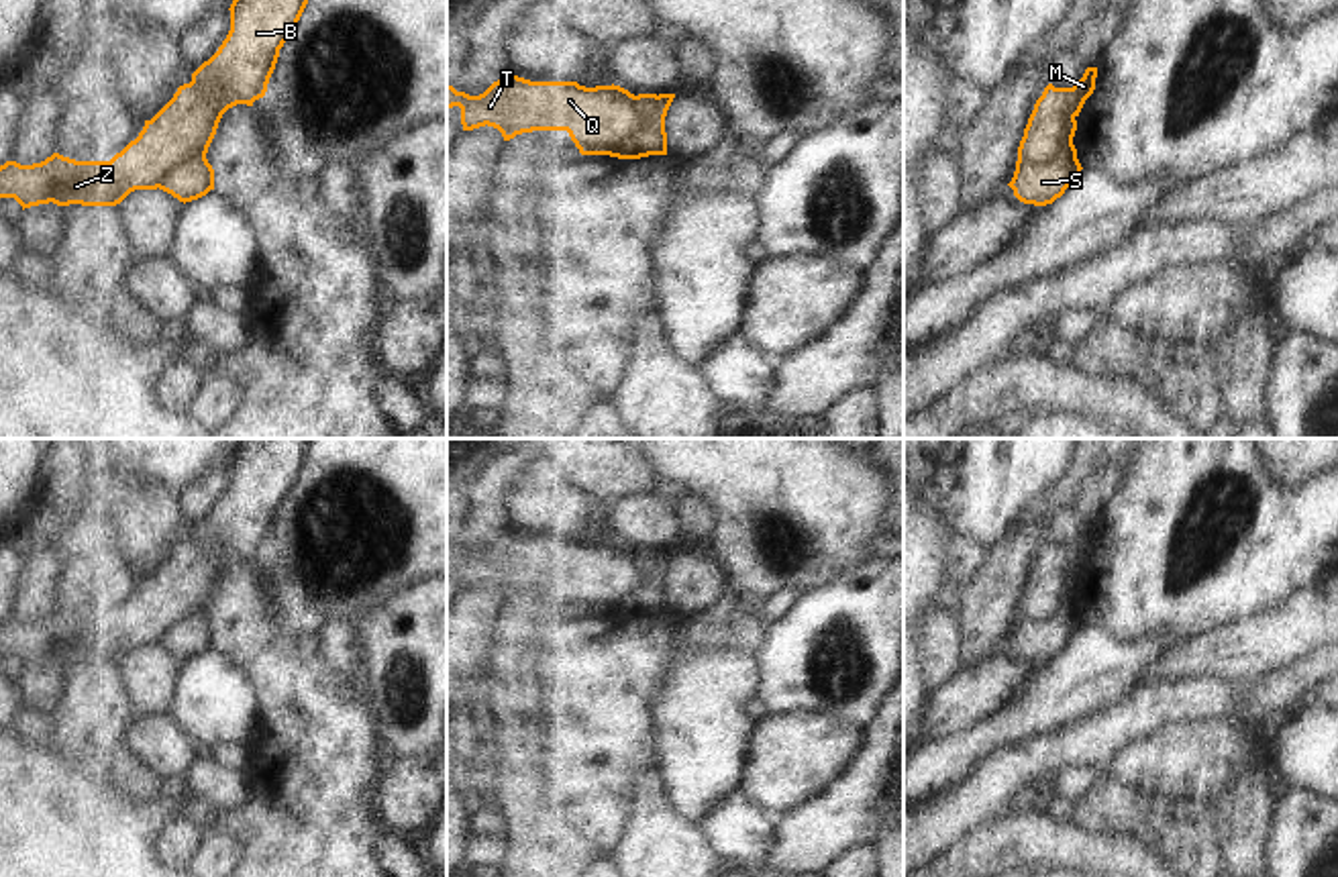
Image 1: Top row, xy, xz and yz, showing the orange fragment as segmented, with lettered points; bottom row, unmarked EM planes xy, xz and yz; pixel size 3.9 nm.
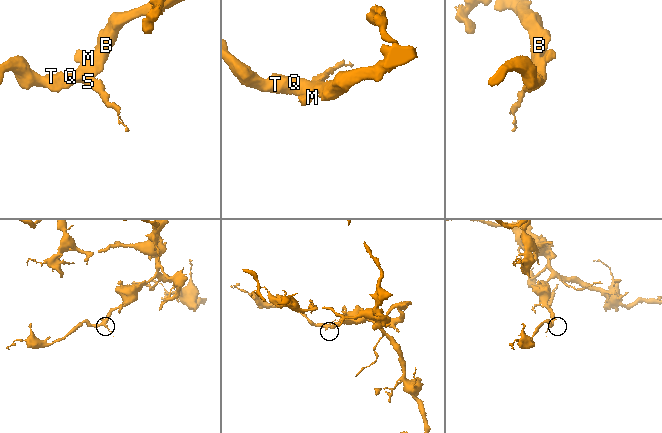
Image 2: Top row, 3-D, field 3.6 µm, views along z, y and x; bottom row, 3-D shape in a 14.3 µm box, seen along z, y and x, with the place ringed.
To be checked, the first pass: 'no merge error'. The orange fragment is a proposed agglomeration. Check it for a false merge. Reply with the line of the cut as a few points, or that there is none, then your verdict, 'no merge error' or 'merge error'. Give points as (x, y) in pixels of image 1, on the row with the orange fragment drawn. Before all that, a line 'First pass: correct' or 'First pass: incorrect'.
First pass: incorrect
cut xz (657, 96), (647, 107), (645, 119), (612, 156); merge error

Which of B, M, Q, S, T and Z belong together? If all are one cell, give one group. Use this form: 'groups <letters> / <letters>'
groups B M Q T Z / S

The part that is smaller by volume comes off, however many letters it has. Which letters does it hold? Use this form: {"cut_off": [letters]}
{"cut_off": ["S"]}

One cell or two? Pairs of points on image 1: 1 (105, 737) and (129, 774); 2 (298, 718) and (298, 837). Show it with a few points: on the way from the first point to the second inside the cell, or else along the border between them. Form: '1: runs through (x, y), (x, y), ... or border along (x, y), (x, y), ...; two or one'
1: border along (127, 741), (107, 759); two
2: runs through (298, 747), (298, 808); one

